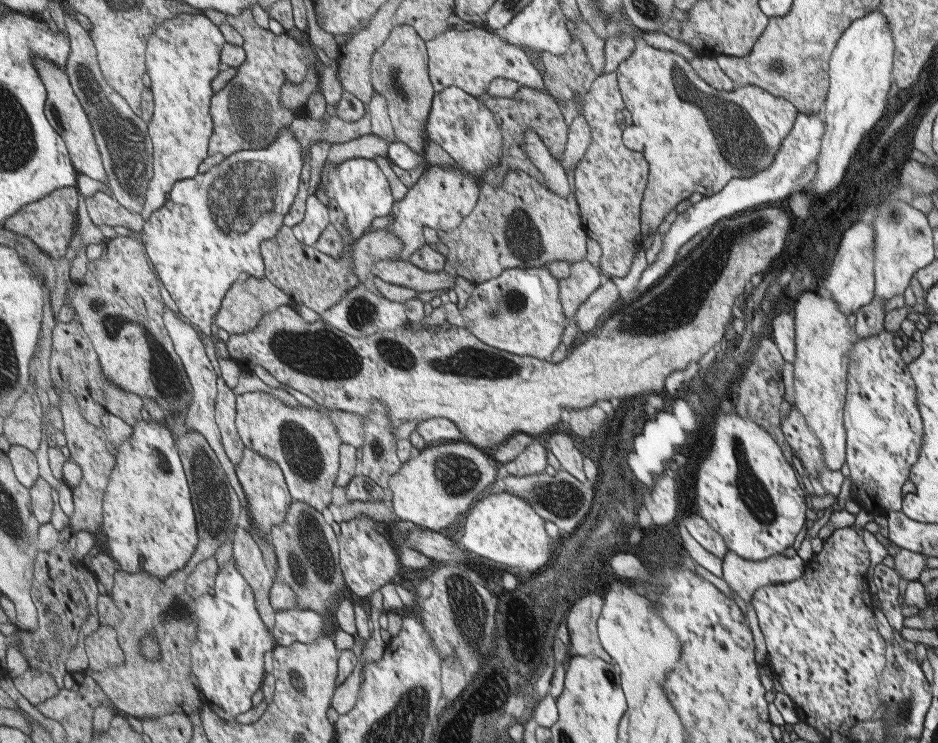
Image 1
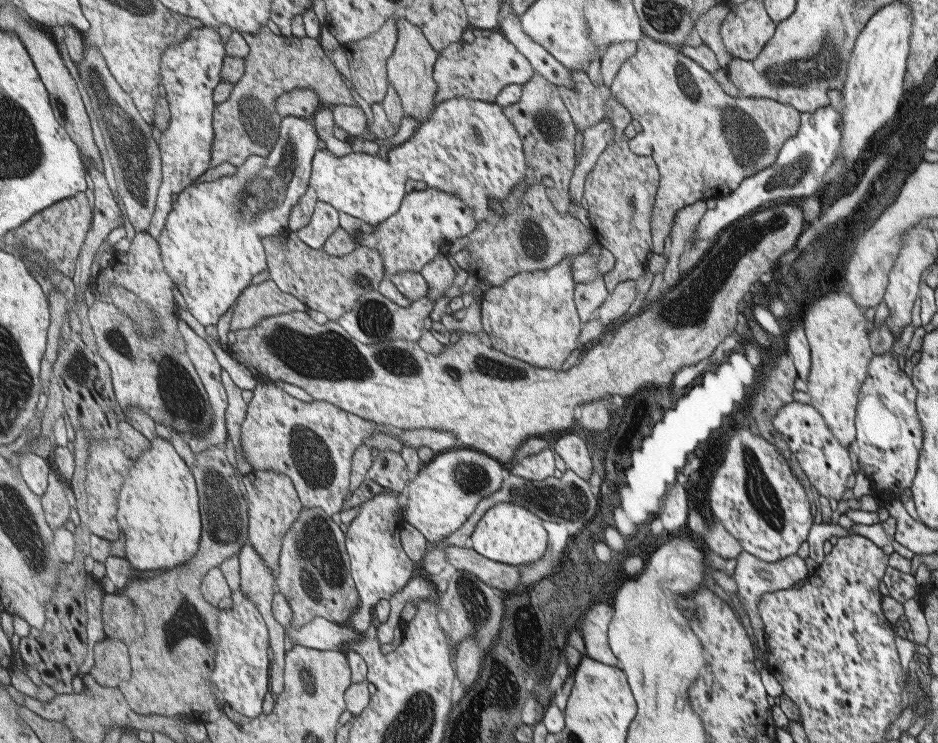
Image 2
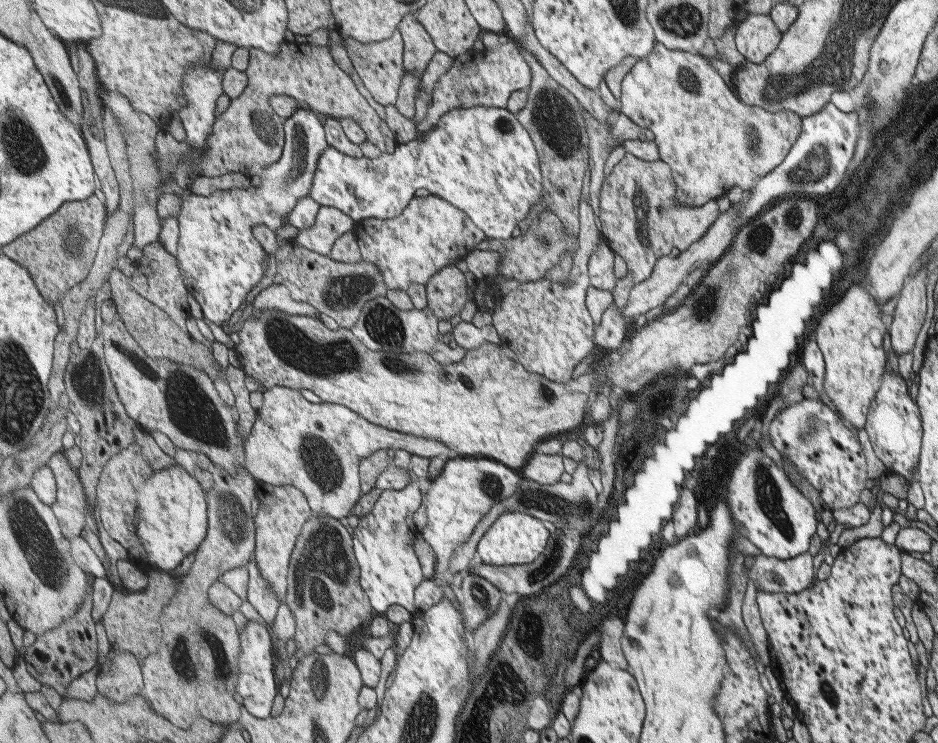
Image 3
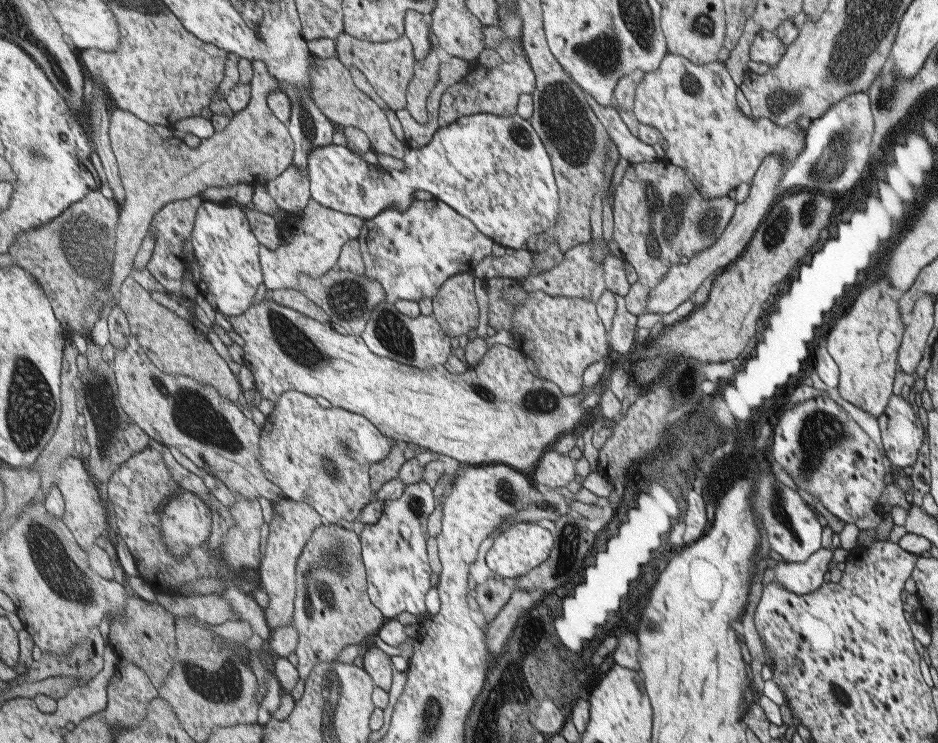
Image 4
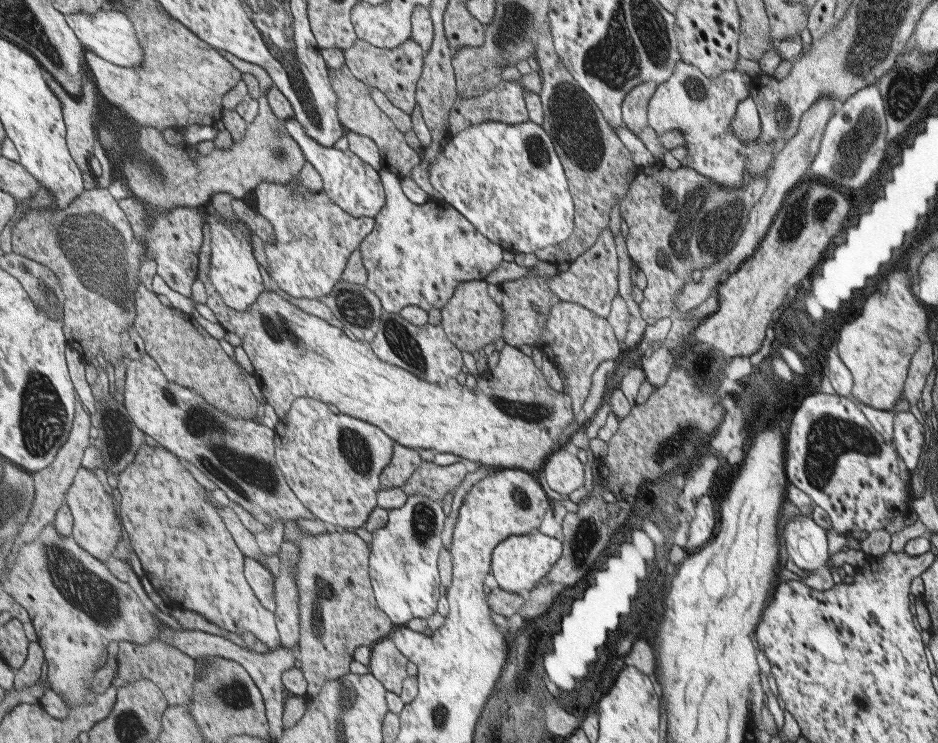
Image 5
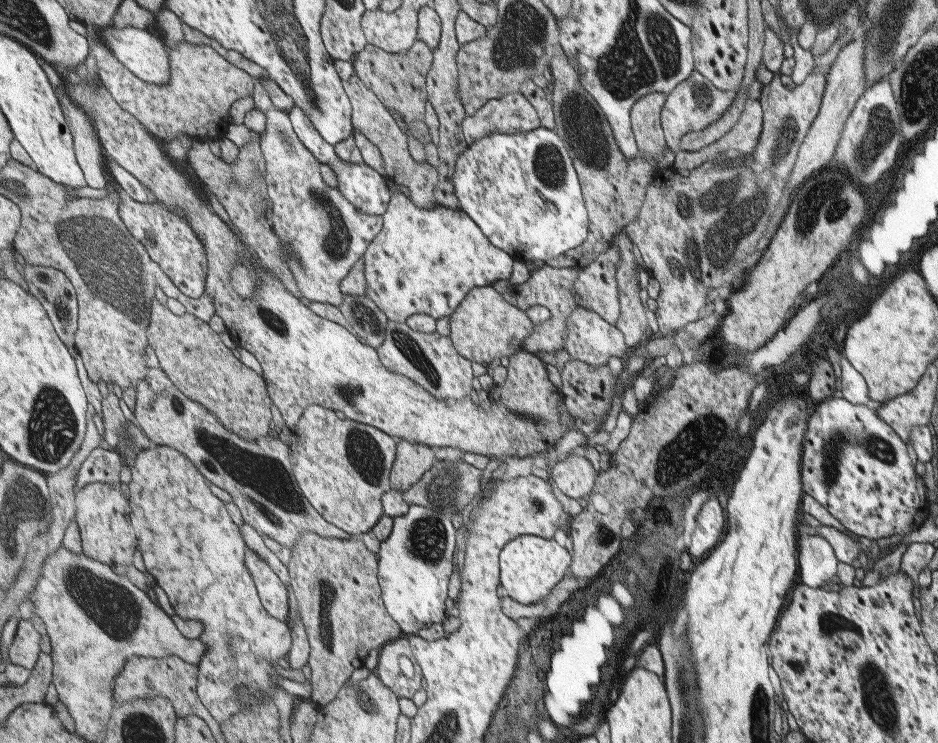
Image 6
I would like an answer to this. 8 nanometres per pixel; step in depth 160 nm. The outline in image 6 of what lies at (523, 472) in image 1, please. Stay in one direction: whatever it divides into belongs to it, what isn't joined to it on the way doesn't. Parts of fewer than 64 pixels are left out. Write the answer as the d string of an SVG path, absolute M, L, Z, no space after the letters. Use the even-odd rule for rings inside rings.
M572 452L564 460L557 461L553 468L547 471L557 489L565 497L576 501L591 495L596 472L582 453Z

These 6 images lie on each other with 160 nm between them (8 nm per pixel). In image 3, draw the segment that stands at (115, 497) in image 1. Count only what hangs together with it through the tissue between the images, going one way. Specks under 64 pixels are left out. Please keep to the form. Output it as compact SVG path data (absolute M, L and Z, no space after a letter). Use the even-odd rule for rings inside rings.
M173 464L173 467L163 469L163 471L155 470L155 474L147 479L147 483L137 487L137 504L139 504L139 507L137 507L137 512L139 512L137 526L139 526L139 540L145 548L144 569L147 571L157 569L171 572L173 568L181 566L181 562L189 554L195 554L198 551L207 537L207 528L209 528L207 500L207 493L201 488L197 478L191 476L179 464Z

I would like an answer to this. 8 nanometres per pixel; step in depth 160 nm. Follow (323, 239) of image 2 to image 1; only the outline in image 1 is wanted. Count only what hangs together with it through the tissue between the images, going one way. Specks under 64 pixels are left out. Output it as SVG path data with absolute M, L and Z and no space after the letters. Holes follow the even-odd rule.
M313 194L307 201L305 218L292 229L301 242L315 247L324 231L330 226L329 222L331 222L331 214L326 204Z

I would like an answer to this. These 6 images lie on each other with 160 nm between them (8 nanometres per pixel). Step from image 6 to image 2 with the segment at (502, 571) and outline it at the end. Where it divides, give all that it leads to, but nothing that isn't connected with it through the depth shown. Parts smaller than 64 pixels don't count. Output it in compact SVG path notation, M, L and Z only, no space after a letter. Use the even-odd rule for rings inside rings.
M499 503L483 514L483 520L479 521L471 537L472 548L476 552L489 560L510 565L527 564L543 556L547 548L547 534L535 515L510 503Z

